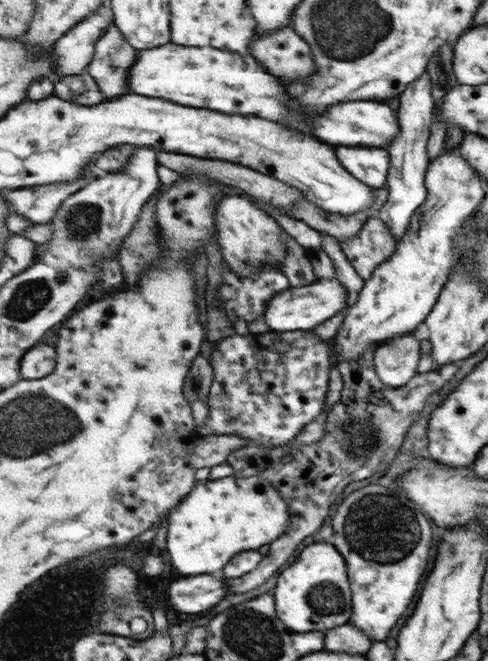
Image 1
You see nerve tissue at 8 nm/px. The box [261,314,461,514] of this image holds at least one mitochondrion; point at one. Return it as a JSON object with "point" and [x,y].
{"point":[362,440]}

